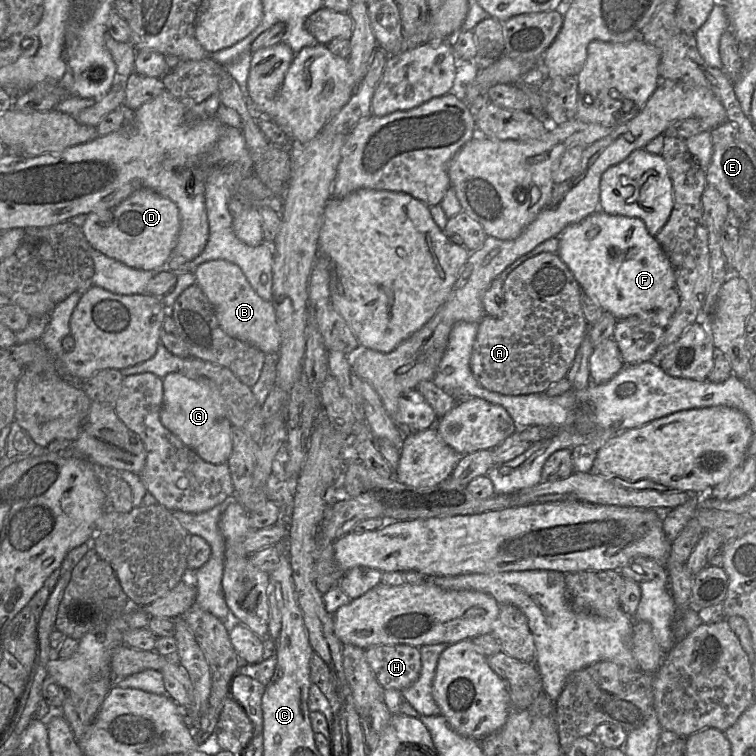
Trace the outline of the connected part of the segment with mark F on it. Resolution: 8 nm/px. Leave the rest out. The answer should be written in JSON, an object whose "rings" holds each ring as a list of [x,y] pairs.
{"rings":[[[598,209],[561,232],[557,254],[570,269],[582,291],[618,321],[654,309],[663,302],[670,289],[676,288],[674,269],[667,255],[639,218],[611,215]]]}

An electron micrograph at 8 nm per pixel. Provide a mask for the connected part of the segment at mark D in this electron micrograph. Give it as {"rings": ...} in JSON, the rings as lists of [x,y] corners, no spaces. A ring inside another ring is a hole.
{"rings":[[[140,189],[117,206],[88,214],[82,231],[89,244],[131,268],[155,270],[172,257],[180,231],[178,206],[151,189]]]}

